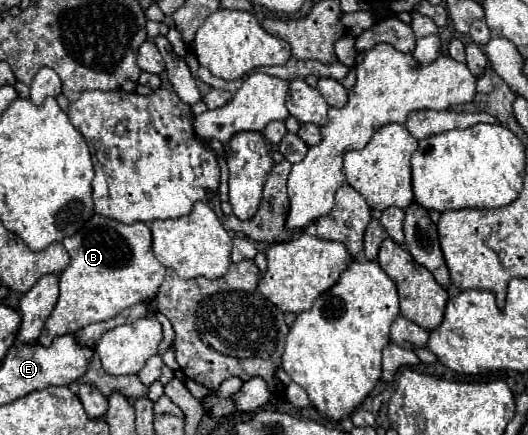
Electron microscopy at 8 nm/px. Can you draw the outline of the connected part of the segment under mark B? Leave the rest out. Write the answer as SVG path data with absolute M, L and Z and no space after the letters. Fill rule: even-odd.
M95 214L89 220L89 232L79 232L63 240L63 246L69 252L71 262L59 274L61 294L39 336L41 346L51 346L53 338L73 334L87 324L115 318L125 308L141 300L149 300L157 294L157 288L165 278L165 266L161 266L161 262L151 252L149 226L143 222L127 226L109 220L111 218Z

